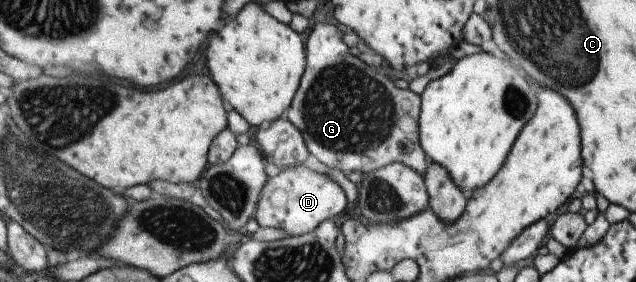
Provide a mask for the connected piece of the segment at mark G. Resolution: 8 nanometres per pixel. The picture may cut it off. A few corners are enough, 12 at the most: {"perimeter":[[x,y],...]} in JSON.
{"perimeter":[[314,23],[286,116],[329,168],[425,178],[421,95]]}

